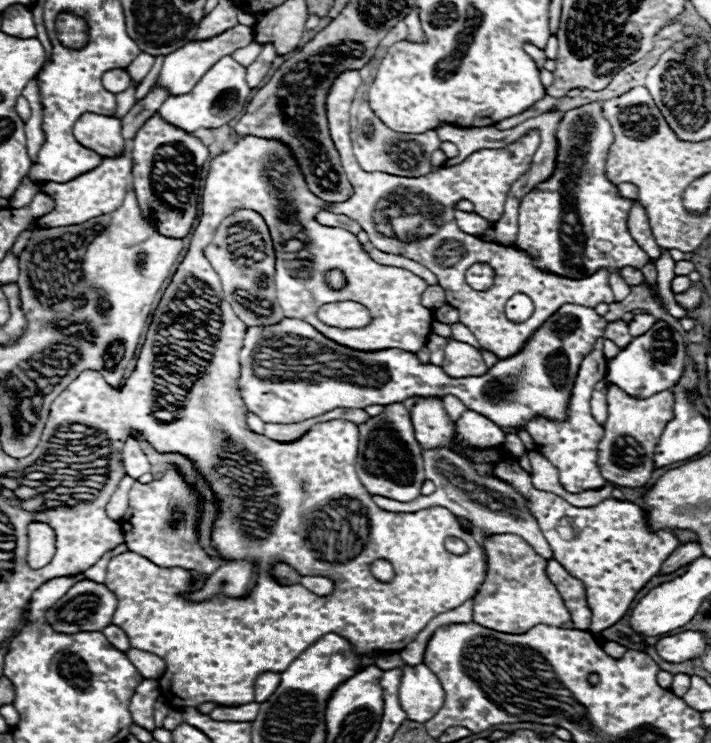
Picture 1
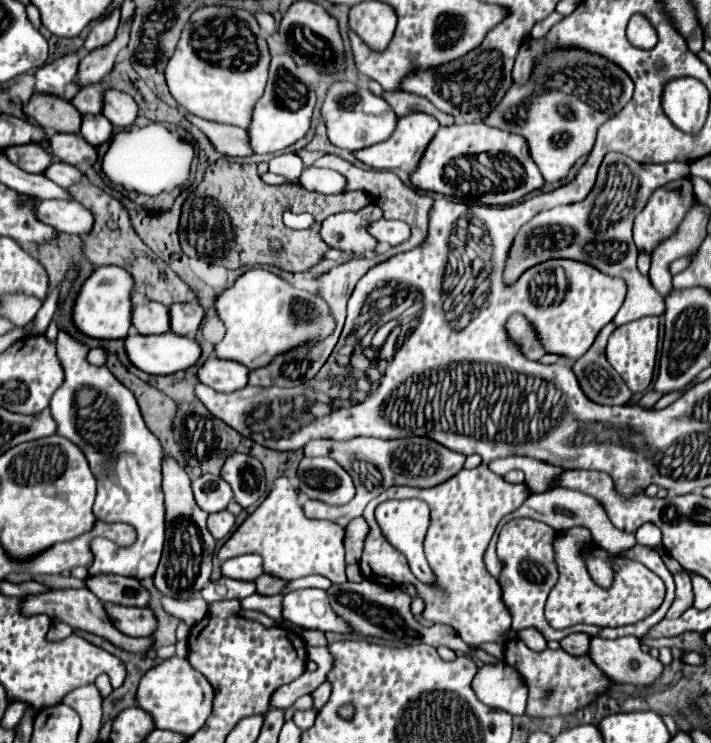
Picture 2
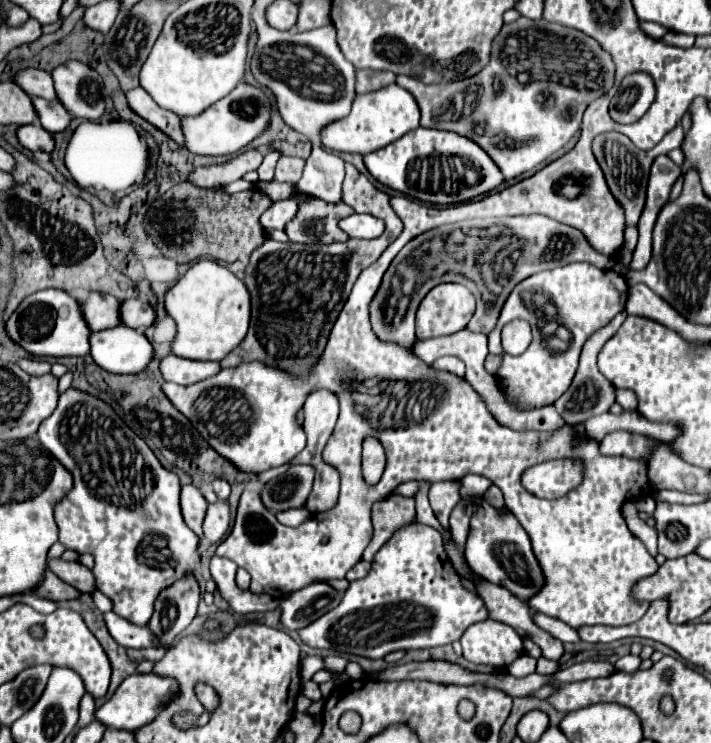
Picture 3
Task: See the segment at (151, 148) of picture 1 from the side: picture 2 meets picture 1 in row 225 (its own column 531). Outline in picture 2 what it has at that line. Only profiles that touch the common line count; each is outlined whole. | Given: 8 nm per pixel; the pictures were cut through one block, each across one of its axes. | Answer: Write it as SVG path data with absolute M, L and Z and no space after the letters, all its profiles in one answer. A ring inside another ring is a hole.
M484 122L452 124L452 126L440 128L436 136L432 138L432 144L428 144L424 152L424 162L420 162L420 168L410 176L410 180L418 190L440 192L450 198L454 196L464 204L486 204L486 206L514 204L522 200L526 194L540 190L544 186L544 176L540 174L538 166L534 164L528 152L528 142L518 134L510 134L510 132L486 126Z

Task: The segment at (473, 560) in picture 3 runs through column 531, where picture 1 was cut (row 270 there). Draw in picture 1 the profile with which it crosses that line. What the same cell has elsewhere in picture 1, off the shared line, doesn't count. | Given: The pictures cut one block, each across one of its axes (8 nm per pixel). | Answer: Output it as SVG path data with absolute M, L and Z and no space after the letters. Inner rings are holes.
M600 102L564 114L558 128L560 152L556 174L520 202L518 238L514 246L526 252L536 268L562 278L582 280L600 268L642 268L650 260L628 232L626 220L632 202L620 198L616 186L604 176L604 158L612 138L614 134L602 116Z

